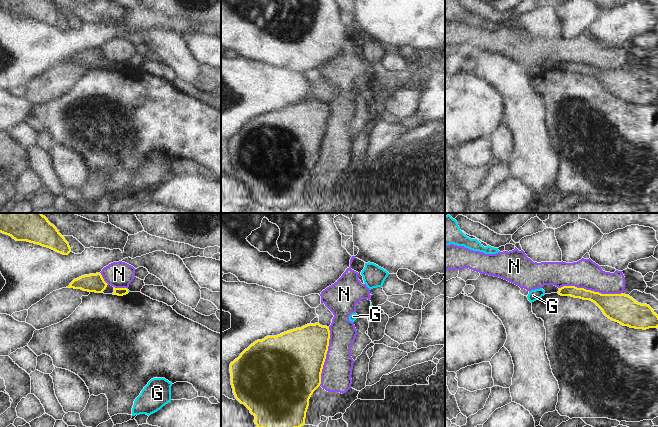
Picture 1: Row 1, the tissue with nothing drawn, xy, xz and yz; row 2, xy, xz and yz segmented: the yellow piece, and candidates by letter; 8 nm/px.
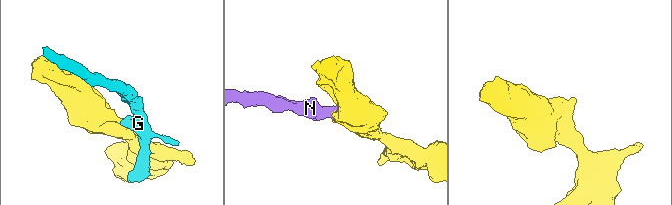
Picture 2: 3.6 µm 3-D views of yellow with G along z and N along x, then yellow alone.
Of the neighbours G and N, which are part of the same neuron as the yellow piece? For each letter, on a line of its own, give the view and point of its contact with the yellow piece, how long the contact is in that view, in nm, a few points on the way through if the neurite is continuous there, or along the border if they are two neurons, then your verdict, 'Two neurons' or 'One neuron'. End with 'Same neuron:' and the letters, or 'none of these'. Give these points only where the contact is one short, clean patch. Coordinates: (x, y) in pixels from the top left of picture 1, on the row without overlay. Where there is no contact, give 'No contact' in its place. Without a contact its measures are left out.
G: Touches yellow at xy (127, 66). Shared border 40 nm. Boundary: xy (126, 64), (129, 67). Two neurons
N: Touches yellow at yz (590, 66). Shared border 500 nm. Two neurons
Same neuron: none of these.

